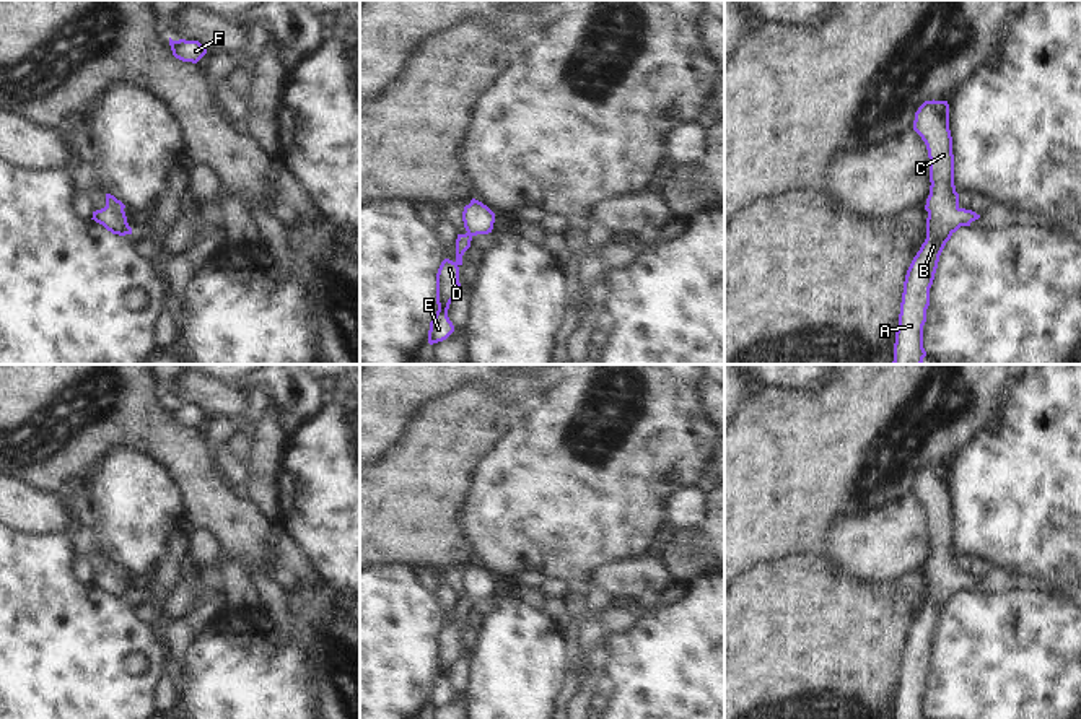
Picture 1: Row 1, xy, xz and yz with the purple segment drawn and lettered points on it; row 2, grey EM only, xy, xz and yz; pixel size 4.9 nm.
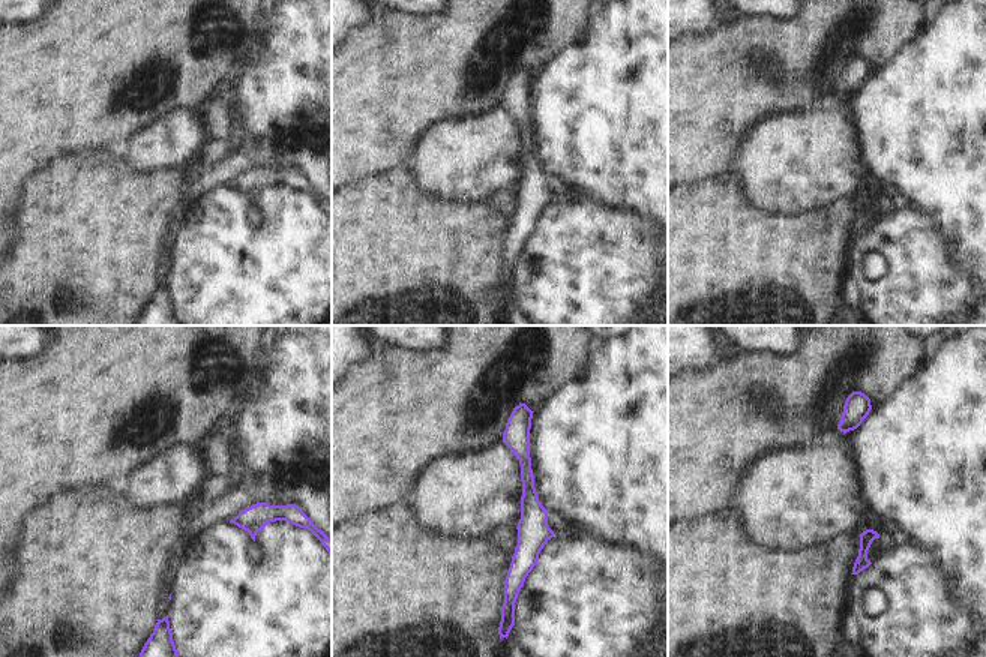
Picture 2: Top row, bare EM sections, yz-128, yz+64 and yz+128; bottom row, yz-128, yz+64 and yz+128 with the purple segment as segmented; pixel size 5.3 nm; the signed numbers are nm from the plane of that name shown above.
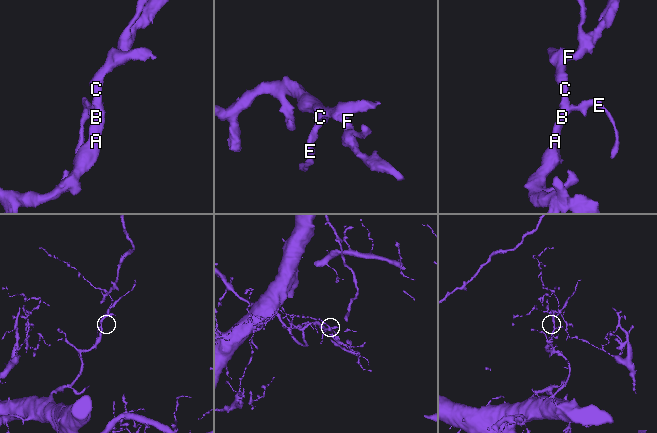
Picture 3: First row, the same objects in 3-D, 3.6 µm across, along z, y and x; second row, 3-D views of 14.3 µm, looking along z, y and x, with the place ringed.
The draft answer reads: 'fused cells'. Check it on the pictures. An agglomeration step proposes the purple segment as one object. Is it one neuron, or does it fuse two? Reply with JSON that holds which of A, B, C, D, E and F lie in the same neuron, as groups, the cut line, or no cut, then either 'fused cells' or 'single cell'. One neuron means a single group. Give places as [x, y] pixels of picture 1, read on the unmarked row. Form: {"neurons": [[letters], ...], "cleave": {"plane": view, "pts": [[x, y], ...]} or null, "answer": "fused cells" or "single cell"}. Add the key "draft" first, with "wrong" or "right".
{"draft": "wrong", "neurons": [["A", "B", "C", "D", "E", "F"]], "cleave": null, "answer": "single cell"}

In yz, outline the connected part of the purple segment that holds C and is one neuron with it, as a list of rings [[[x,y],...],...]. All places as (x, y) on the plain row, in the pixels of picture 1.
[[[925,465],[915,477],[913,495],[928,514],[931,550],[925,569],[926,604],[905,639],[894,719],[926,719],[923,690],[939,620],[961,590],[970,590],[980,582],[975,576],[959,571],[948,465]]]

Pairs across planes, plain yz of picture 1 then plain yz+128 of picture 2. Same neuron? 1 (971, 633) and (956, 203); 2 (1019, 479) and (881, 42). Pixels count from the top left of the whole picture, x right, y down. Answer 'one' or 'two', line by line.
1: two
2: two

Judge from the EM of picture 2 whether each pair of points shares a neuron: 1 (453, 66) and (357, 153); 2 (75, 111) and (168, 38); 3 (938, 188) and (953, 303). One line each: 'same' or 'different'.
1: same
2: same
3: different

